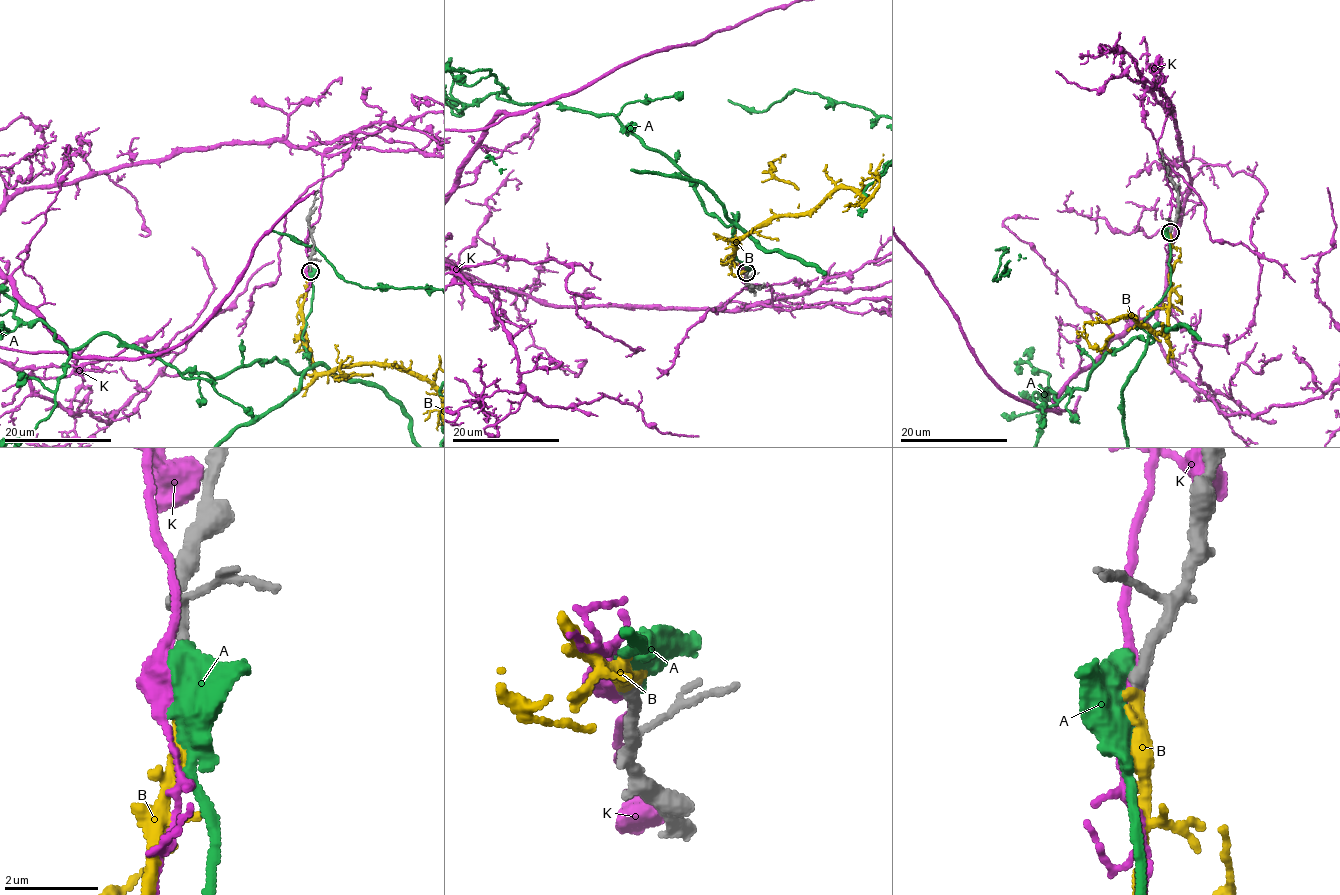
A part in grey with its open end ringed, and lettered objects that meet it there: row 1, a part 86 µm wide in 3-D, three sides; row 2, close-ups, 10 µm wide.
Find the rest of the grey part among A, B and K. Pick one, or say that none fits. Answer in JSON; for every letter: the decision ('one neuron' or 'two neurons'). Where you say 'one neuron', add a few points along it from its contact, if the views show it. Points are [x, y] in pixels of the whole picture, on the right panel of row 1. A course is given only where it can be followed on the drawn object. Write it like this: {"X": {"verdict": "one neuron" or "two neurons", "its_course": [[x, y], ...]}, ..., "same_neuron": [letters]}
{"A": {"verdict": "two neurons"}, "B": {"verdict": "one neuron"}, "K": {"verdict": "two neurons"}, "same_neuron": ["B"]}

